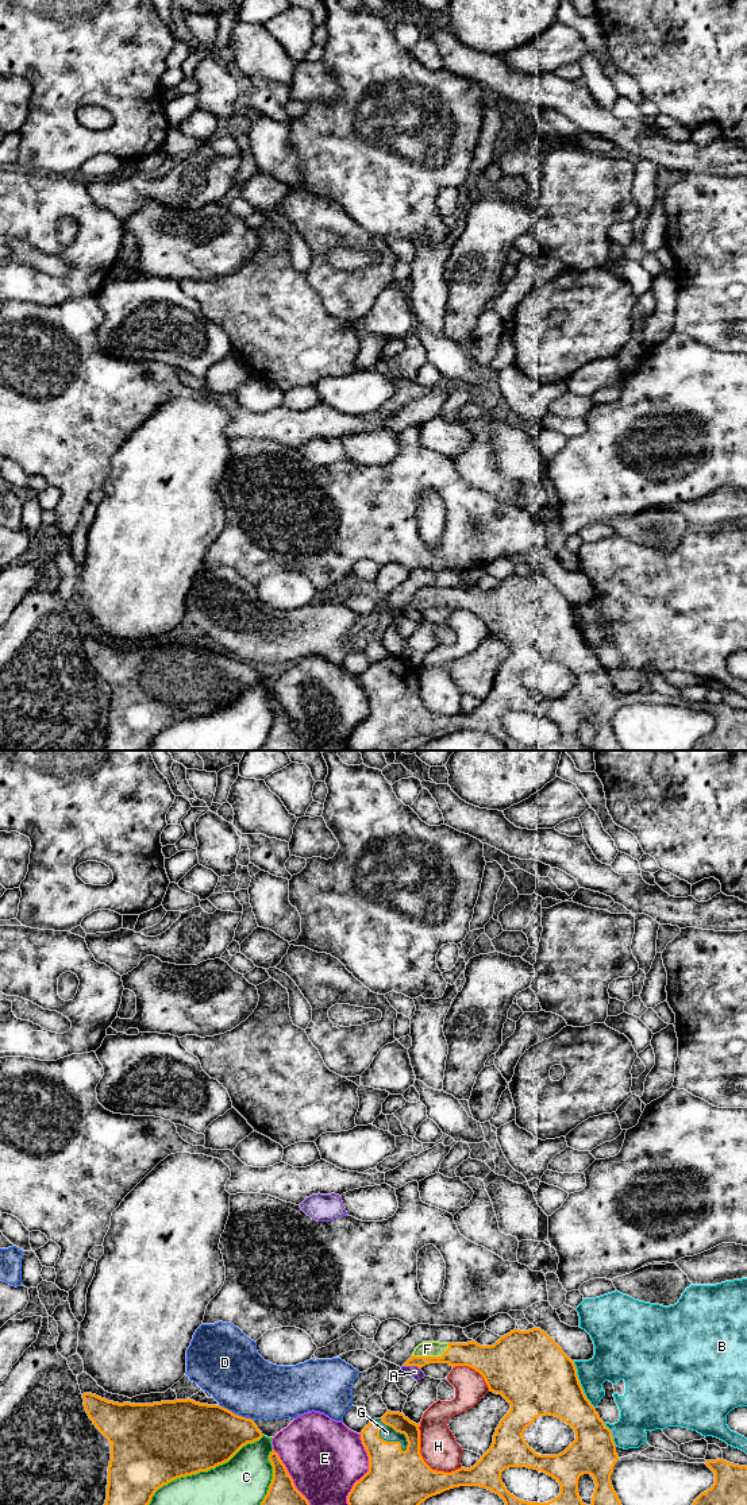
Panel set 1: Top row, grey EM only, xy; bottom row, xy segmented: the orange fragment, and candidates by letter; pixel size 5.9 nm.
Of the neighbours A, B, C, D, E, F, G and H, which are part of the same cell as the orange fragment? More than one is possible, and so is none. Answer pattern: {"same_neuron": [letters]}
{"same_neuron": ["F", "G"]}

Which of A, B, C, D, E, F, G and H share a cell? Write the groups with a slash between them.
A / B / C / D / E / F G / H

